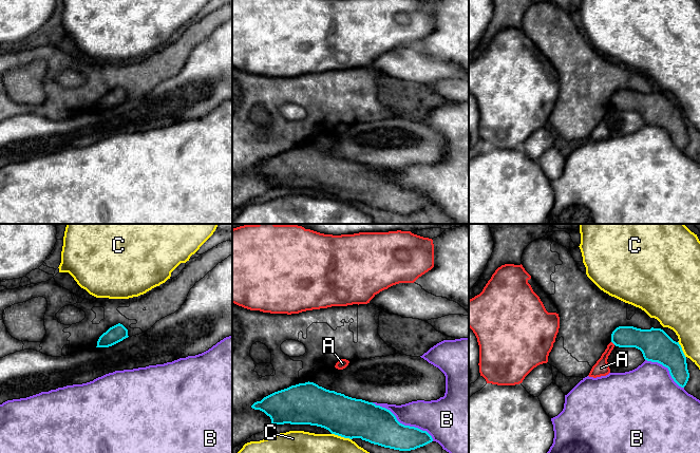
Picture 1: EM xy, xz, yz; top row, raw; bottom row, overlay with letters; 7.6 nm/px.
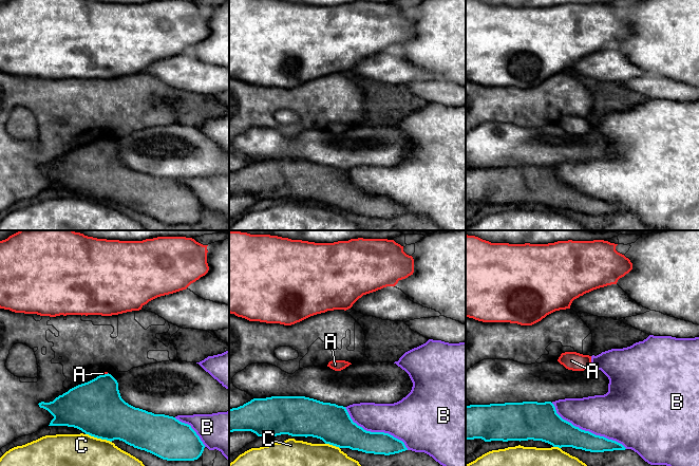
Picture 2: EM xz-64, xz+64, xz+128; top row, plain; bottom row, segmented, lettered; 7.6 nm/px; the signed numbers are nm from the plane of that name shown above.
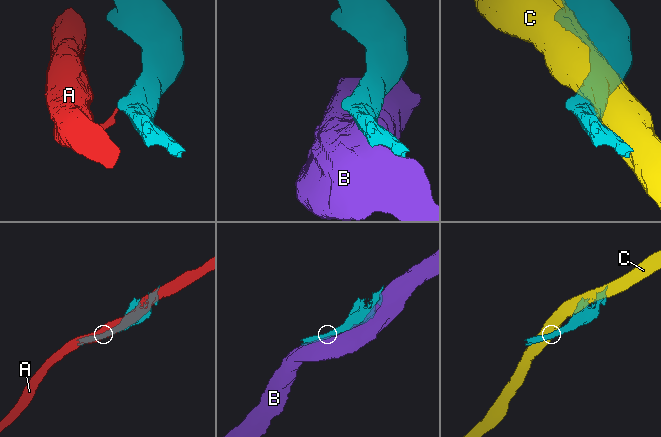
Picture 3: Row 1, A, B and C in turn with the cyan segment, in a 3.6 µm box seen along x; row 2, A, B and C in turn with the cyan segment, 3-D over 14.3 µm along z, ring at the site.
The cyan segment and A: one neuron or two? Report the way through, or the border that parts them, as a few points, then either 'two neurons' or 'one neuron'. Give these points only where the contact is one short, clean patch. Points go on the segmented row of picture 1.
border along yz (611, 341), (615, 344); two neurons

